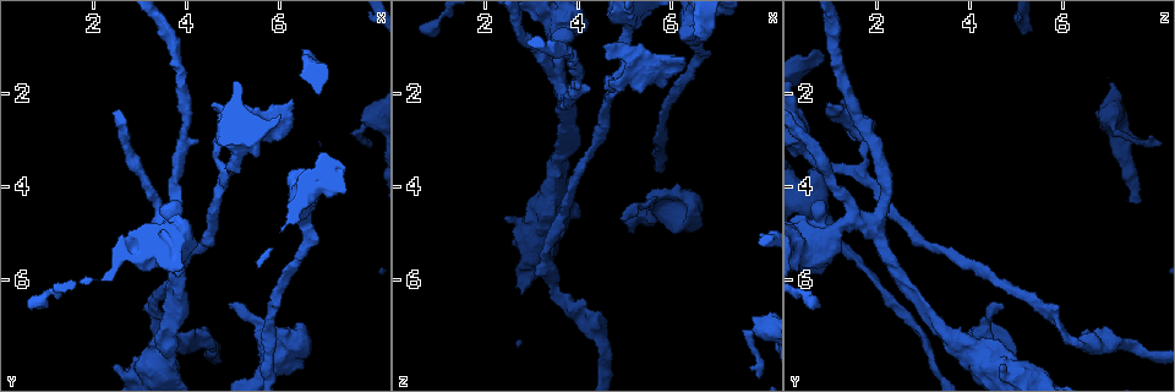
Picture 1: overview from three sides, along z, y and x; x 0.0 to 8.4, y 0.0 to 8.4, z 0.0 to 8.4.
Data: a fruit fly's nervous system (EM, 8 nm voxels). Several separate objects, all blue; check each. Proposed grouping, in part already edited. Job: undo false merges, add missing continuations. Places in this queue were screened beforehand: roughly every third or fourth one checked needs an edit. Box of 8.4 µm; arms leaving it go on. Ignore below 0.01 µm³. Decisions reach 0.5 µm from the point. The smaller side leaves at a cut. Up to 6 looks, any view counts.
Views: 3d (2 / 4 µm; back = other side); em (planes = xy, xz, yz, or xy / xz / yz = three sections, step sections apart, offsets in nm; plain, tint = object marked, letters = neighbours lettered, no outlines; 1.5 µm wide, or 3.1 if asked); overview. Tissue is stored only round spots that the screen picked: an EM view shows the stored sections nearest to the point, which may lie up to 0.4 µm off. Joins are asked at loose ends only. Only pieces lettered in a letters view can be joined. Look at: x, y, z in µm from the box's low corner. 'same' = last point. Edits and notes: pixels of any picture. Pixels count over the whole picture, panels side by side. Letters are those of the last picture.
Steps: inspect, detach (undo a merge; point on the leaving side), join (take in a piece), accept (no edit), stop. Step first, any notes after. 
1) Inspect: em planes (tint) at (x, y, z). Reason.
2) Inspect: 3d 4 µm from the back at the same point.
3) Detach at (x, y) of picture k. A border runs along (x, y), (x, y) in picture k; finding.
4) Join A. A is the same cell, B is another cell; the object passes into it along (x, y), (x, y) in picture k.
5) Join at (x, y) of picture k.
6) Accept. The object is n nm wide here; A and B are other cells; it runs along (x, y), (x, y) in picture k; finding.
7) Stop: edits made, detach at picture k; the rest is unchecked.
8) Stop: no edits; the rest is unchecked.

Inspect: em yz step 8 (letters) at (6.25, 2.15, 1.25). Thick end.

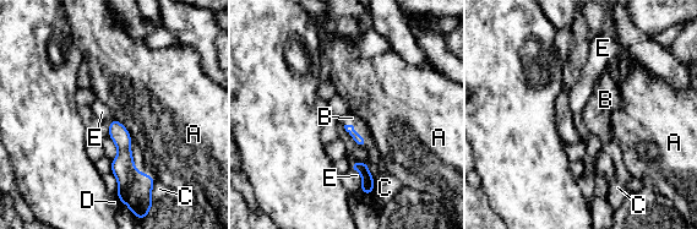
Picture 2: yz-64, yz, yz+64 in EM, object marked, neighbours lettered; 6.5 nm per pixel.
Join B. B is the same cell, A, C, D and E are other cells; the object passes into it along (360, 141), (354, 129), (352, 118) in picture 2; the neuron continues.

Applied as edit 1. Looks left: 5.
Inspect: 3d 4 µm from the back at (3.70, 4.95, 2.05). Four or more arms meet.

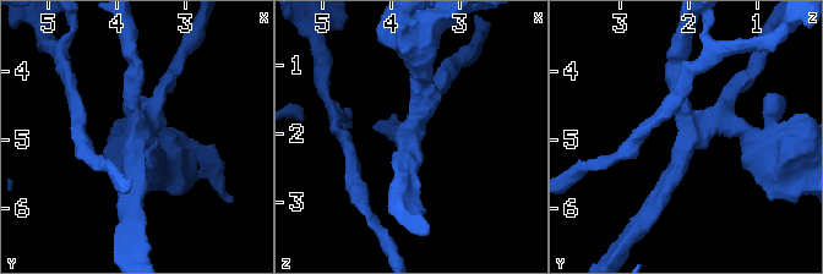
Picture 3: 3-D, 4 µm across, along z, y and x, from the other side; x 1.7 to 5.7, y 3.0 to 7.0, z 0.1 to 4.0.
Inspect: em planes (letters) at (3.70, 4.90, 1.95). 4 arms meet here; now the EM.

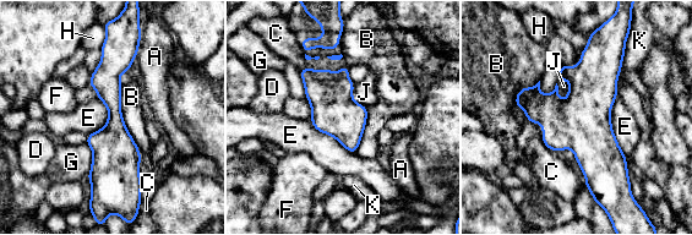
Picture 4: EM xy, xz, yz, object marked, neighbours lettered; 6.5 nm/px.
Accept. The object is 300 nm wide here; A, B, C, D, E, F, G, H, J and K are other cells; all the same neuron.

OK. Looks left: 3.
Inspect: em planes (tint) at (4.90, 6.60, 4.65). Tapers out.

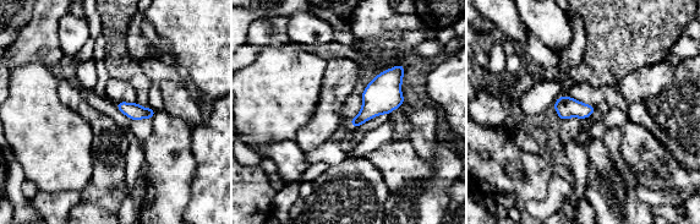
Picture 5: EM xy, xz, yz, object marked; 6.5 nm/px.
Inspect: em planes (letters) at the same point.

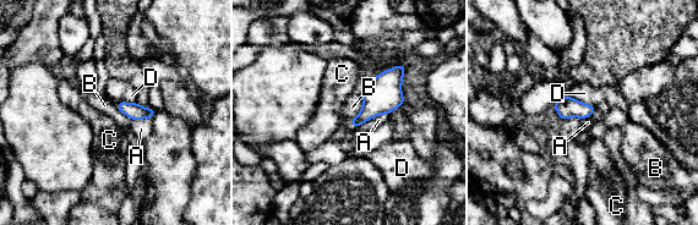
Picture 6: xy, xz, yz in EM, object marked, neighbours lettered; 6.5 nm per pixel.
Accept. The object is 100 nm wide here; A, B, C and D are other cells; no lettered piece goes on from it.

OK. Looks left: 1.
Stop: edits made, join at picture 2; the rest is unchecked.

